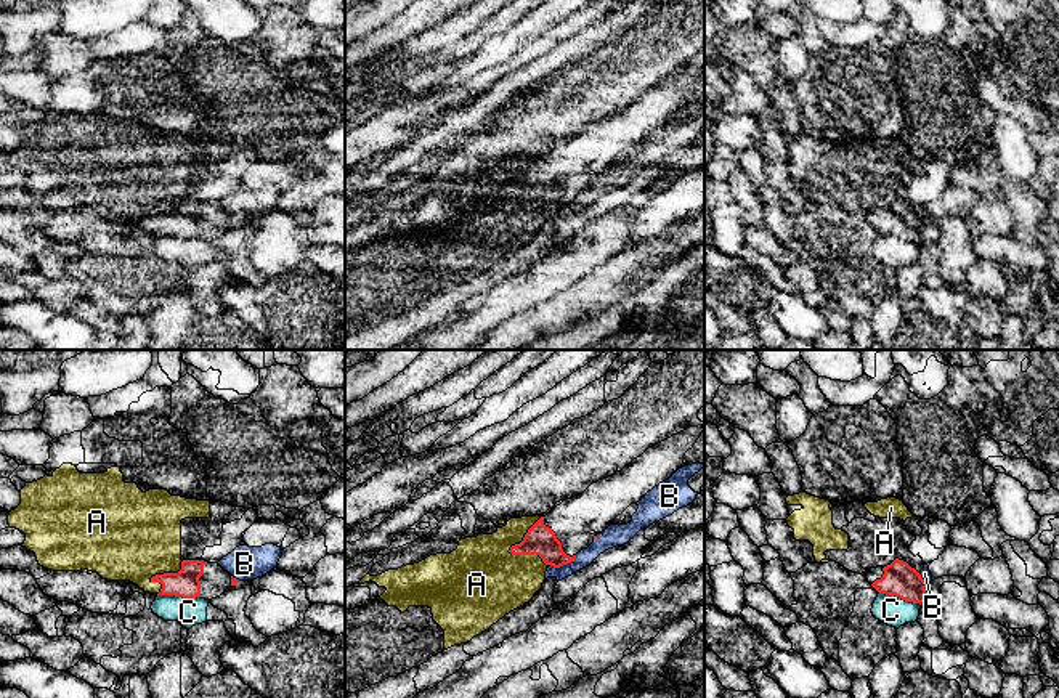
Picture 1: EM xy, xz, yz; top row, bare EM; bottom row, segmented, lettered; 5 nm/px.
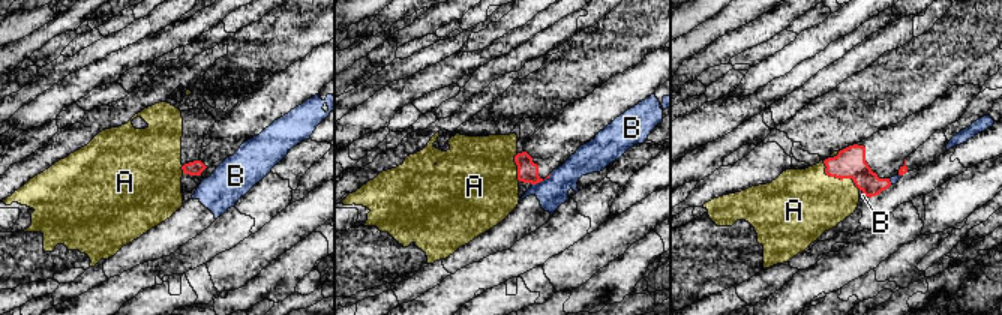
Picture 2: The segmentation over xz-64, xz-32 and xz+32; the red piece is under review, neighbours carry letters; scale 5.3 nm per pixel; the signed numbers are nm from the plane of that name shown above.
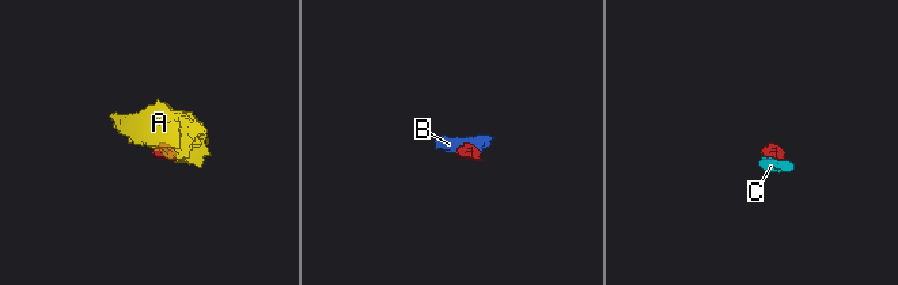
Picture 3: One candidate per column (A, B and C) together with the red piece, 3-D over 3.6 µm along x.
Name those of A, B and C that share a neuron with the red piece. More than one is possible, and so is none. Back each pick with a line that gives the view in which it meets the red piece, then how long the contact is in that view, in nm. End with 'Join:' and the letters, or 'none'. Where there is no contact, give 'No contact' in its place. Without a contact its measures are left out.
Join: none

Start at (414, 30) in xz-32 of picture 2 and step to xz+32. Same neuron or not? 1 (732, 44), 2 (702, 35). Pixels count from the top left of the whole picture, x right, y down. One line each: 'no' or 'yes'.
1: yes
2: no

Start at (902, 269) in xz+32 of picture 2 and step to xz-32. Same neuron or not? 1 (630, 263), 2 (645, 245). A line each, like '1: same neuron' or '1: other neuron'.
1: other neuron
2: other neuron

